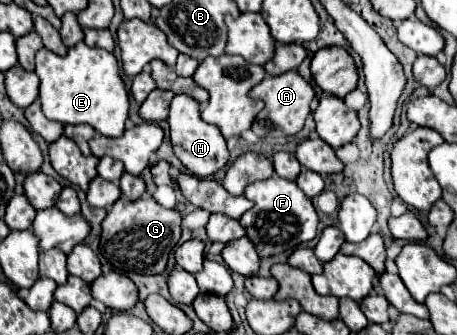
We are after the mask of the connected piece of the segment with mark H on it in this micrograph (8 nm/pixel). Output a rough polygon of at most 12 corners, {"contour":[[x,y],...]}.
{"contour":[[175,96],[167,122],[175,156],[207,178],[229,162],[225,138],[199,102]]}

